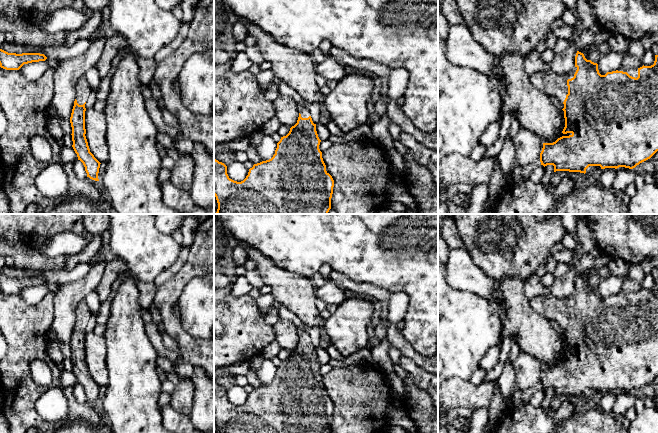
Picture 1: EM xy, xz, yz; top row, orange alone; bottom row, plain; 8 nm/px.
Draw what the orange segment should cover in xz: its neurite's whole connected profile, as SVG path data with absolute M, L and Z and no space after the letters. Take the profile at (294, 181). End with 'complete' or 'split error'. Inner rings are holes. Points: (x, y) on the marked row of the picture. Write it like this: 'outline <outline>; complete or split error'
outline M298 105L297 123L277 143L275 154L269 160L254 164L246 178L237 182L229 178L227 166L214 158L214 196L218 203L216 214L328 214L331 209L334 180L326 171L319 149L321 140L309 110Z; split error

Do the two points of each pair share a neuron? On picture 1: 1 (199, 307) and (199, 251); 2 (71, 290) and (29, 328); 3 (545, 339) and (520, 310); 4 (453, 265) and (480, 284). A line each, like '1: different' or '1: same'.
1: different
2: different
3: same
4: same

